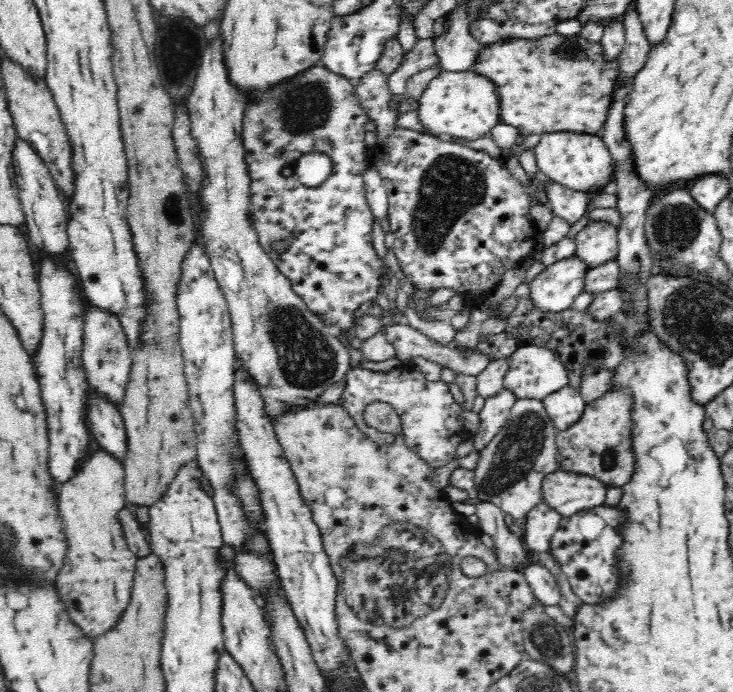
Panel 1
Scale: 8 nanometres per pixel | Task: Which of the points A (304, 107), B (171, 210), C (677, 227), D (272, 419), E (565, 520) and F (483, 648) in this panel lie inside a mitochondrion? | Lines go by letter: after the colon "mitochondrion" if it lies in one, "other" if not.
A: mitochondrion
B: mitochondrion
C: mitochondrion
D: other
E: other
F: other

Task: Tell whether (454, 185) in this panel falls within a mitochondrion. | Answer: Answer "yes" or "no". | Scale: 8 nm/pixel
yes

